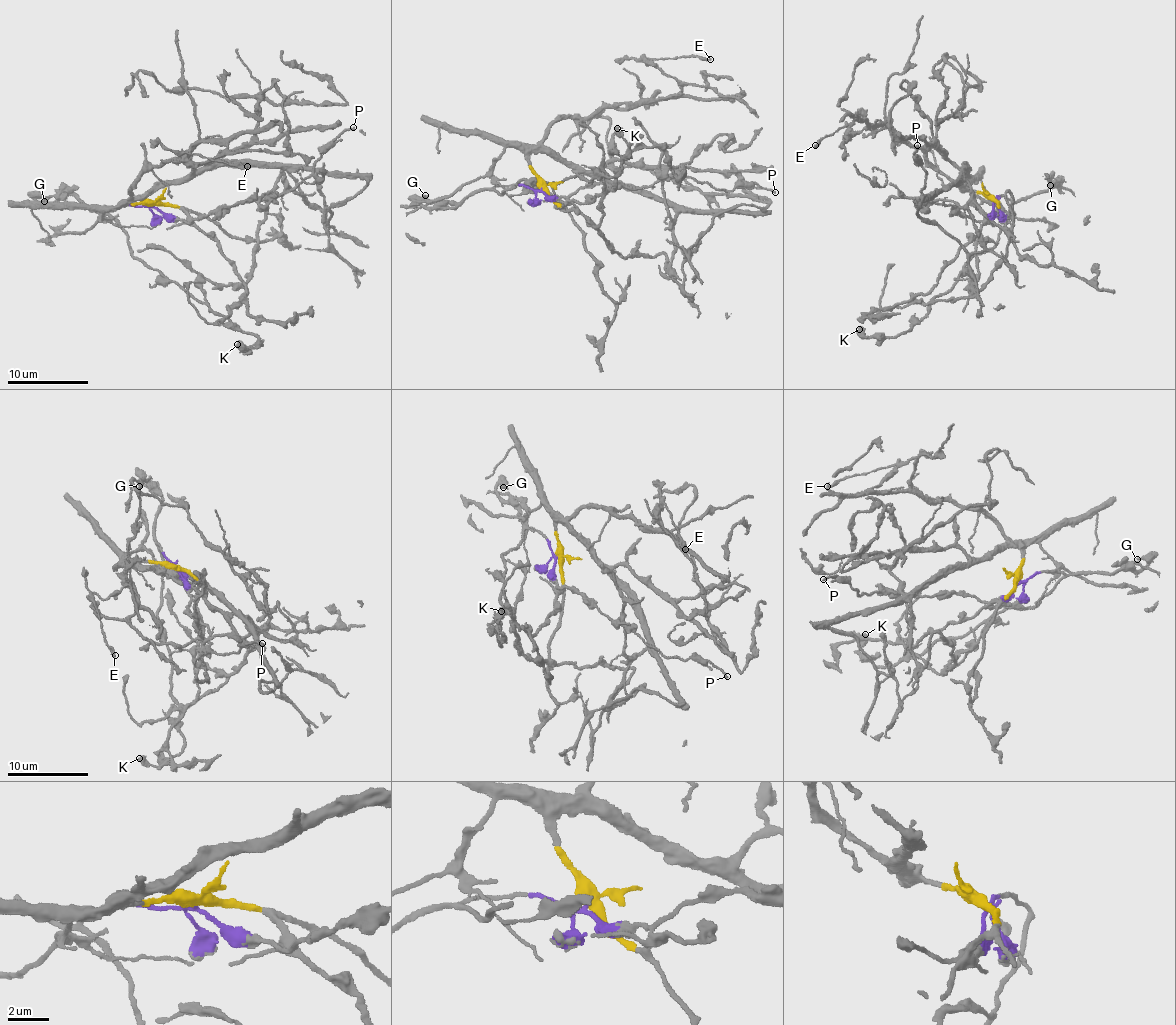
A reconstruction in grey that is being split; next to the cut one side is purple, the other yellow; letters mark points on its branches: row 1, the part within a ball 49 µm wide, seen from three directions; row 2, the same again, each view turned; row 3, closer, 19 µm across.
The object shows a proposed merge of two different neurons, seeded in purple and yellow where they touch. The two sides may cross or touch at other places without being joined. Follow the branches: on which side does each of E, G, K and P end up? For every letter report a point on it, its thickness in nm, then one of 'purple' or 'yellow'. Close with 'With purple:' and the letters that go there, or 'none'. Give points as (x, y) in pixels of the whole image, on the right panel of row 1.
E: place (815, 145); calibre 220 nm; yellow
G: place (1050, 185); calibre 200 nm; purple
K: place (859, 329); calibre 650 nm; purple
P: place (917, 145); calibre 190 nm; purple
With purple: G, K, P

